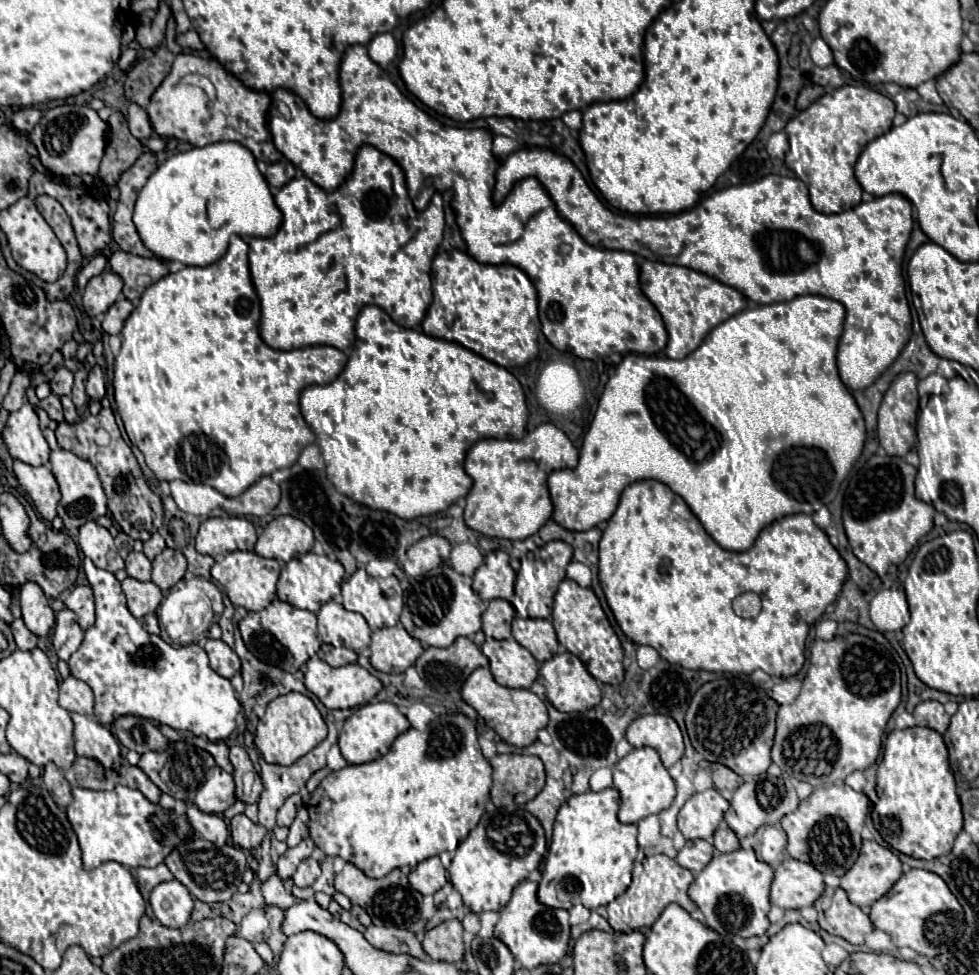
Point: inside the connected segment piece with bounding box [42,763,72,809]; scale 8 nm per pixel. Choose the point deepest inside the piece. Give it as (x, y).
(55, 783)

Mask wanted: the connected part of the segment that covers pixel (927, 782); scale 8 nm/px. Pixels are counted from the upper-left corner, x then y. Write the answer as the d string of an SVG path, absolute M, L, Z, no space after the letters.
M928 727L890 731L884 747L882 761L878 765L878 787L880 801L874 805L872 821L880 831L882 839L896 851L914 859L936 859L952 851L956 835L962 831L962 809L956 793L956 781L948 763L948 749L940 733Z

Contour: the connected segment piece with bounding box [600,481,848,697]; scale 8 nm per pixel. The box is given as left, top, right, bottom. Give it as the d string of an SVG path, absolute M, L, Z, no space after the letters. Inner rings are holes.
M636 481L636 483L628 485L624 489L622 497L620 497L620 503L618 503L616 513L610 517L608 527L606 527L606 531L604 531L602 539L600 539L600 583L602 583L606 601L610 605L610 609L612 609L612 613L614 613L620 629L624 631L624 635L632 643L636 643L636 645L650 645L650 647L654 647L660 653L662 659L666 659L670 663L676 663L676 665L682 665L686 669L694 669L694 671L700 671L702 669L702 671L716 673L746 675L752 681L751 674L756 670L762 670L768 674L768 679L760 680L760 688L762 687L769 697L771 697L774 685L780 682L781 679L785 679L782 677L792 677L792 675L796 675L802 669L802 665L804 665L804 643L806 643L810 625L824 613L824 609L832 601L836 601L846 575L848 575L846 561L838 555L838 551L834 549L834 545L828 541L828 535L818 525L814 525L814 521L812 521L810 515L798 513L798 515L782 517L782 519L774 521L772 525L764 527L762 533L758 535L756 543L748 551L734 553L734 551L722 549L716 541L712 541L712 537L704 531L704 527L694 517L694 513L688 509L688 505L684 503L684 499L680 495L676 495L670 487L666 487L664 483L660 483L660 481ZM746 591L752 591L752 593L756 593L756 595L762 597L762 611L760 611L760 615L756 619L742 619L742 617L738 617L732 611L734 597L738 597L738 595L742 595Z

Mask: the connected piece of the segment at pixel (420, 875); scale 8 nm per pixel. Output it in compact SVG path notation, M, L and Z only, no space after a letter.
M440 857L424 859L420 865L416 865L410 871L408 877L410 877L412 889L420 891L422 895L434 895L438 889L442 889L448 883L446 869L440 863Z

